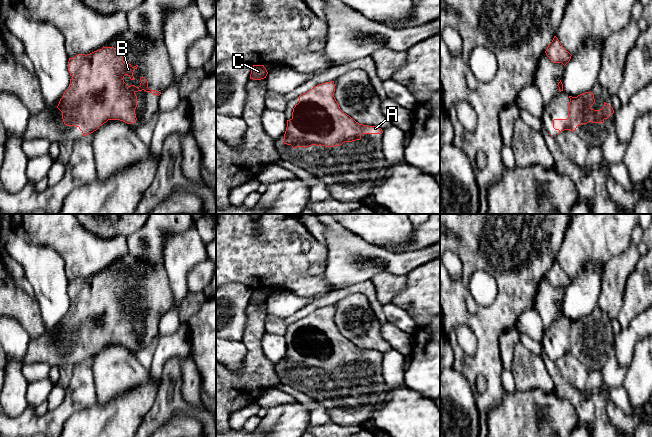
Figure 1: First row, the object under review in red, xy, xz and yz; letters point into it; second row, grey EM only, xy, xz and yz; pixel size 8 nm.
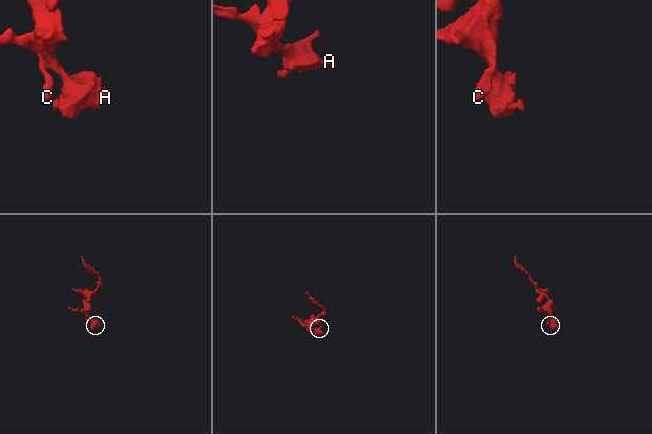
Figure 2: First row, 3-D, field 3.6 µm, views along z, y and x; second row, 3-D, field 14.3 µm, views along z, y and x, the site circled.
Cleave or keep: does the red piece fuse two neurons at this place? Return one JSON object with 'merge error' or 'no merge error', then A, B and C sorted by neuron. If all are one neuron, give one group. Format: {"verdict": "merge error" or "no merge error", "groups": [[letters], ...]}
{"verdict": "no merge error", "groups": [["A", "B", "C"]]}

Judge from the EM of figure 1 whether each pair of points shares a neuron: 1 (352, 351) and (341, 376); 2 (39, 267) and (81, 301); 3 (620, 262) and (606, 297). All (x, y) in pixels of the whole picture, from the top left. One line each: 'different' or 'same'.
1: same
2: different
3: same

